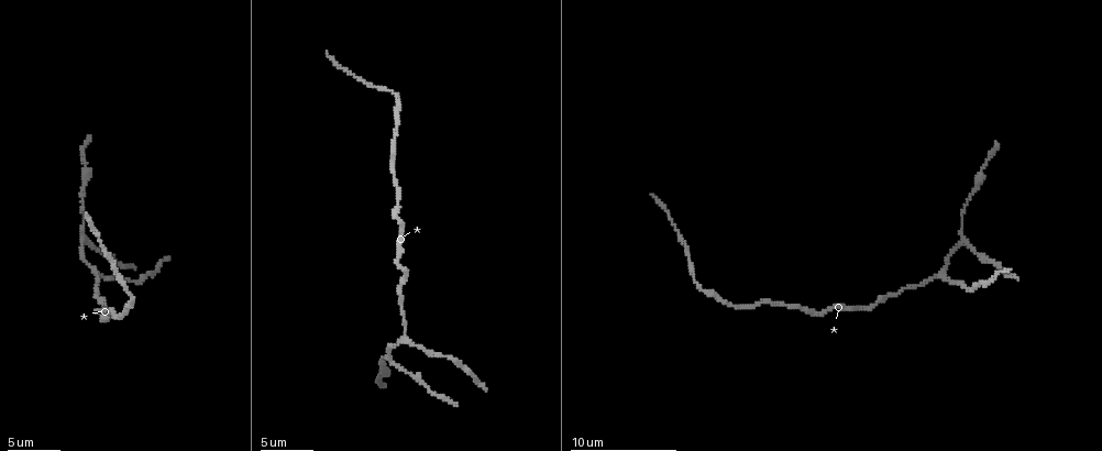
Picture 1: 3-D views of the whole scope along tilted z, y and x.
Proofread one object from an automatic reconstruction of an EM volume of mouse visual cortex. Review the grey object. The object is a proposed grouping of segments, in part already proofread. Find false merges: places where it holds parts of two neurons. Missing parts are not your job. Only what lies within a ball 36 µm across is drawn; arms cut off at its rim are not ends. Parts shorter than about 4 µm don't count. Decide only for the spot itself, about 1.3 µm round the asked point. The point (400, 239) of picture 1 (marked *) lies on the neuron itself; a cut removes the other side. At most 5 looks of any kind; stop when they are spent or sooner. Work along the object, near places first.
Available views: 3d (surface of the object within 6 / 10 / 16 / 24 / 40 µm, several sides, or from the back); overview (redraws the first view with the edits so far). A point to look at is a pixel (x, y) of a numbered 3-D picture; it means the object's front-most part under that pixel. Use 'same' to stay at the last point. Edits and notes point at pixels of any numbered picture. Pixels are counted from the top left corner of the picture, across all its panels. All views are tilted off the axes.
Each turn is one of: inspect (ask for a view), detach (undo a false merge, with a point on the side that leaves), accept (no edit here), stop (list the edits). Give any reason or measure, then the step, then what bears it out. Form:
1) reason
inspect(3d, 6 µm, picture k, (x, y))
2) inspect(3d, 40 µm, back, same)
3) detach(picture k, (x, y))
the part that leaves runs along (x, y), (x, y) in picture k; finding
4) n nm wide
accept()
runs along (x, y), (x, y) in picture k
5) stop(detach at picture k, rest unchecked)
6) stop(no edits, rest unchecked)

sudden change in width
inspect(3d, 16 µm, picture 1, (398, 99))

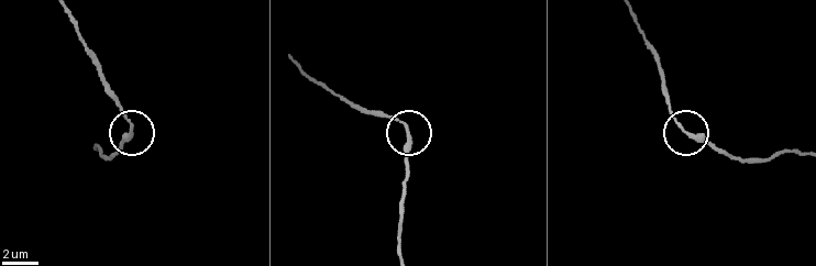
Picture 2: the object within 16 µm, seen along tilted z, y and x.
accept()
runs along (805, 156), (715, 151), (685, 132), (666, 102) in picture 2; all the same neuron

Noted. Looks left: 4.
thick turns thin
inspect(3d, 16 µm, picture 1, (99, 308))

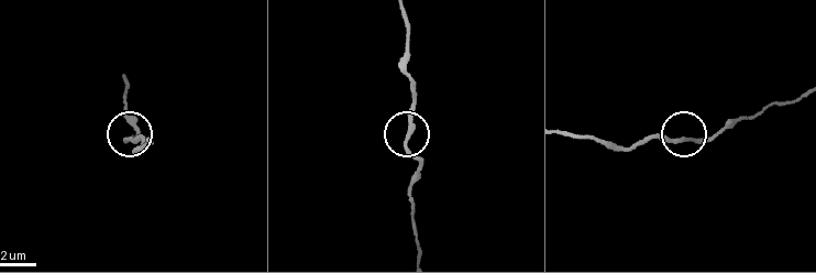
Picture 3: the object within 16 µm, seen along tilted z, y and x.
zoom in
inspect(3d, 6 µm, picture 3, (687, 138))

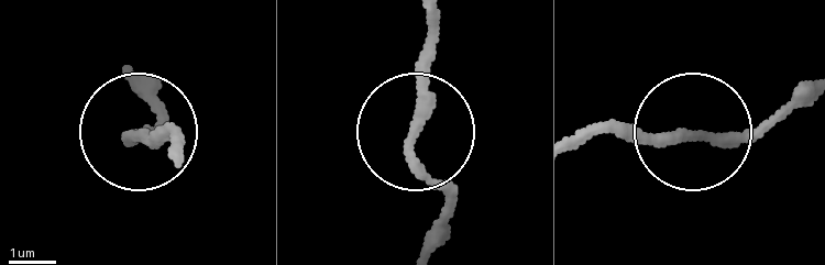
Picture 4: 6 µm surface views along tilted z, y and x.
accept()
runs along (617, 133), (741, 131), (811, 108) in picture 4; continuous, no second neuron

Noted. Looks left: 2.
calibre changes
inspect(3d, 6 µm, picture 1, (404, 327))

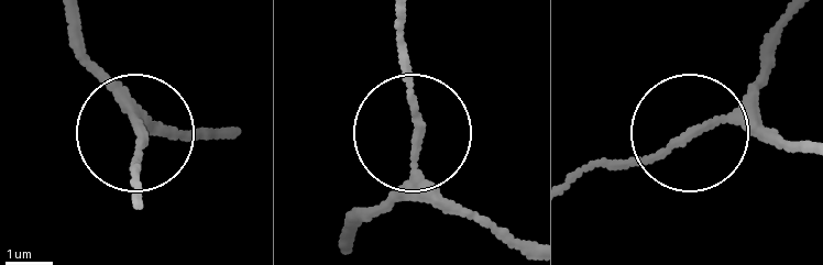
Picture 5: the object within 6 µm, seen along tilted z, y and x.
inspect(3d, 6 µm, back, picture 5, (692, 133))

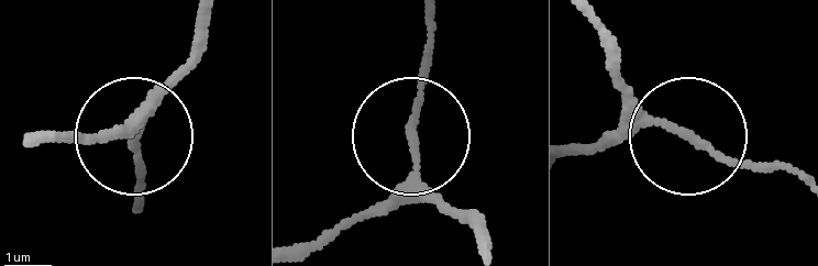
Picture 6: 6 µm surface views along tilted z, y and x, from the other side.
accept()
runs along (432, 21), (409, 135), (421, 180), (454, 210) in picture 6; one neuron here

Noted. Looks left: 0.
stop(no edits, rest unchecked)

